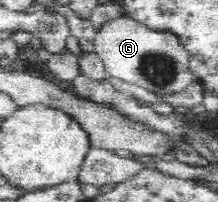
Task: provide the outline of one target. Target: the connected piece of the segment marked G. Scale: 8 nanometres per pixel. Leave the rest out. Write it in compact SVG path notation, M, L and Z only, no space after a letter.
M130 16L107 21L94 37L94 52L101 58L106 74L149 89L160 98L187 89L194 75L190 68L193 58L178 35L167 30L153 30Z

